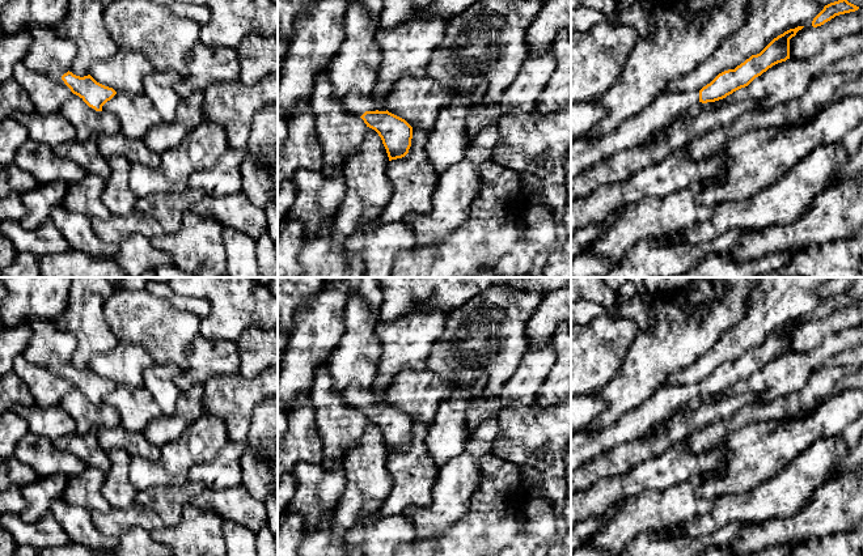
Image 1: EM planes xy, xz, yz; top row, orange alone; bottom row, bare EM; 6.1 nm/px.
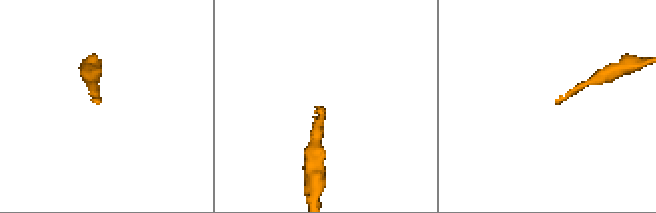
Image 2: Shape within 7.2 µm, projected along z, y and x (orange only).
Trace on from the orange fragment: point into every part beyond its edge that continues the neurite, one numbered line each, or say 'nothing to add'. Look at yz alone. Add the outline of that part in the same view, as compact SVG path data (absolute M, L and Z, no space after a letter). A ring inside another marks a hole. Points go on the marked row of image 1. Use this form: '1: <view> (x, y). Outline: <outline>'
1: yz (584, 152). Outline: M664 92L648 107L622 122L613 132L595 139L572 140L571 177L617 152L642 144L698 102L699 92Z

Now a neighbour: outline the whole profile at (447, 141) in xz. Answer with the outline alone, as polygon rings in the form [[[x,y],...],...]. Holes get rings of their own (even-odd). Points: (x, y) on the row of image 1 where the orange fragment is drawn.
[[[454,97],[441,109],[430,132],[426,152],[437,175],[460,162],[468,141],[468,118],[473,101]]]

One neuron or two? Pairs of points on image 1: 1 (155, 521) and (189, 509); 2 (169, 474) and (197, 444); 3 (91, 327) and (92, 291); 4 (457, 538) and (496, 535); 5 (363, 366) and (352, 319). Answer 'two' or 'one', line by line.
1: two
2: one
3: one
4: one
5: one

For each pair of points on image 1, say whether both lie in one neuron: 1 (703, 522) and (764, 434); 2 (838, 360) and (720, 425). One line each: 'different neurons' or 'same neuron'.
1: different neurons
2: different neurons

